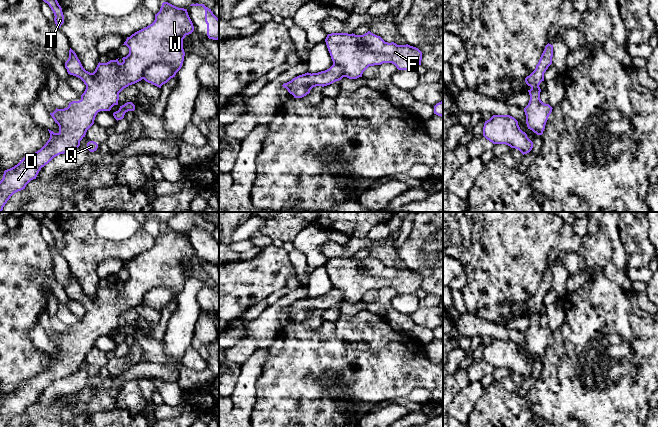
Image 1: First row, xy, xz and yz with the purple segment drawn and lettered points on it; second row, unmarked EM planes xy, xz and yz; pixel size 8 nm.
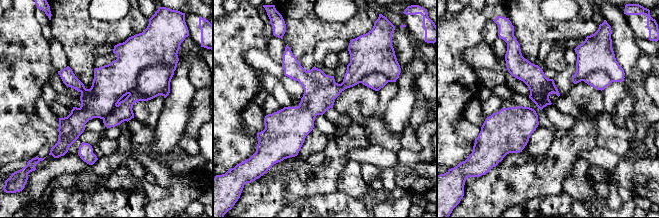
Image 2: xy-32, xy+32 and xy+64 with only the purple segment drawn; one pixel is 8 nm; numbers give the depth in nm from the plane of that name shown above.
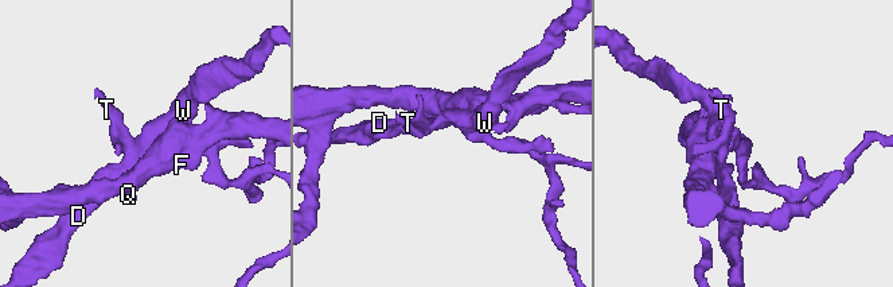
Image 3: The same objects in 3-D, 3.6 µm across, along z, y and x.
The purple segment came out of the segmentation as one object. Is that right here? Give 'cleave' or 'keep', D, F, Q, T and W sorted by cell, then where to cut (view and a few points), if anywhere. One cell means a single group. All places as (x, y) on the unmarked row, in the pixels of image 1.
cleave; groups D F Q / T W; cut xy (174, 295), (165, 287), (154, 287), (144, 296), (142, 302)

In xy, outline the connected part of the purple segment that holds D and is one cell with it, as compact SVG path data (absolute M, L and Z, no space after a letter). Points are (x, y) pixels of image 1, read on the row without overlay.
M83 324L72 325L67 332L57 333L50 337L55 347L59 350L59 356L49 354L50 362L37 376L24 381L17 389L4 395L0 405L0 427L7 427L10 421L23 413L33 403L36 403L42 391L48 388L54 381L75 374L80 370L80 365L85 361L87 354L94 348L97 336Z

